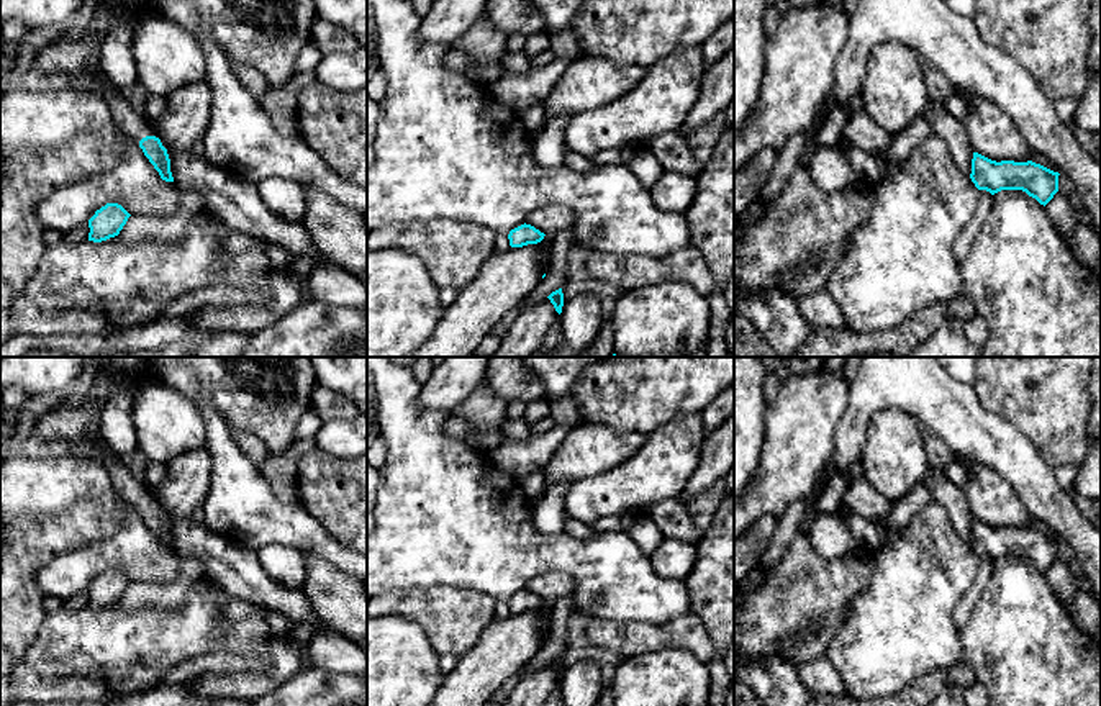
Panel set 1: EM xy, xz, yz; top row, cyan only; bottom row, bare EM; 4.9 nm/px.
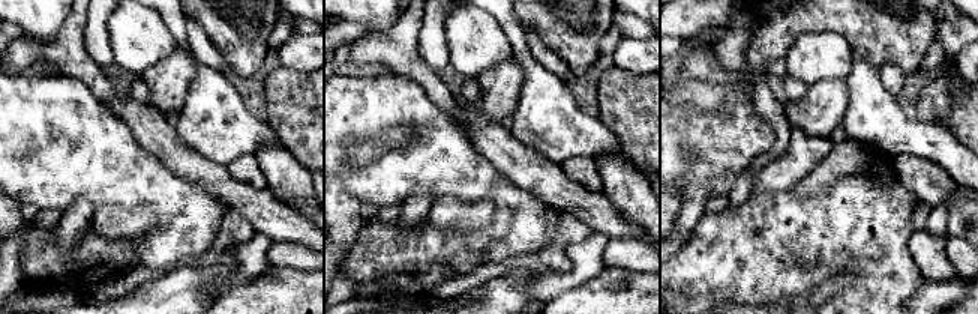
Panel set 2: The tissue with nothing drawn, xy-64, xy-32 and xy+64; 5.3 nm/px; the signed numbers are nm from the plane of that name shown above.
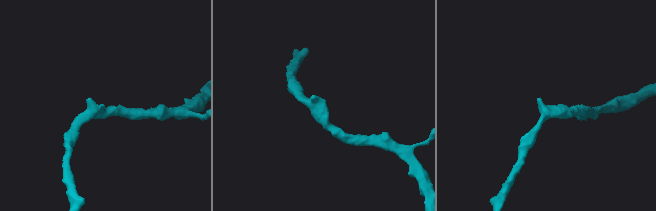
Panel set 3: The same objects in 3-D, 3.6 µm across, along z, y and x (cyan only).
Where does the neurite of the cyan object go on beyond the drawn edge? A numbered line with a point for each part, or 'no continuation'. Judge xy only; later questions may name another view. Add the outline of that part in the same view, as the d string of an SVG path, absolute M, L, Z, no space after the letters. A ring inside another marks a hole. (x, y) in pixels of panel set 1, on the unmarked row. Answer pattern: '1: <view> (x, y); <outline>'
1: xy (136, 492); M102 439L102 444L95 450L95 459L100 459L106 465L111 482L123 498L138 509L146 503L156 503L151 488L129 472L120 455L110 457L110 450Z

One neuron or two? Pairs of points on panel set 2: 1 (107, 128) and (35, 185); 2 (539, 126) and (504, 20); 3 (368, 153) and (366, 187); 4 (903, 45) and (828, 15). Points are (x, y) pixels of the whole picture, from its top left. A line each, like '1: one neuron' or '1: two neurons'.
1: one neuron
2: one neuron
3: two neurons
4: one neuron

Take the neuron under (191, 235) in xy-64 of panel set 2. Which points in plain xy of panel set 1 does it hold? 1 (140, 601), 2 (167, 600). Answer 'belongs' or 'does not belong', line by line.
1: does not belong
2: does not belong

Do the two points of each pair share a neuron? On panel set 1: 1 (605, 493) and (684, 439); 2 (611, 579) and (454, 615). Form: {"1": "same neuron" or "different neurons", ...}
{"1": "same neuron", "2": "different neurons"}

